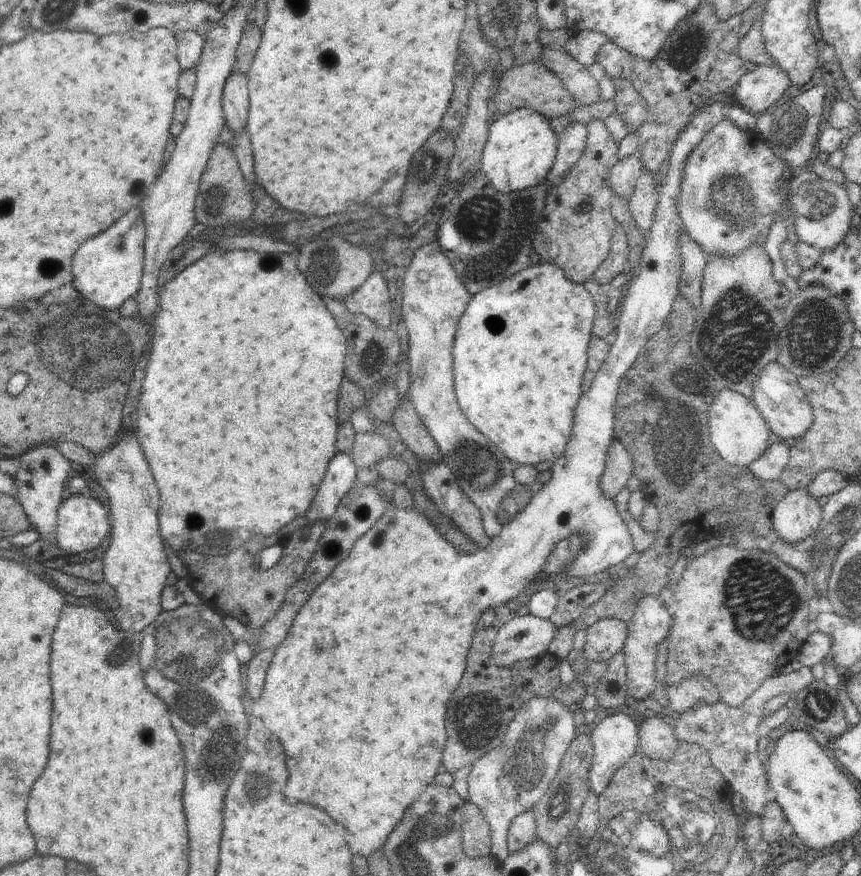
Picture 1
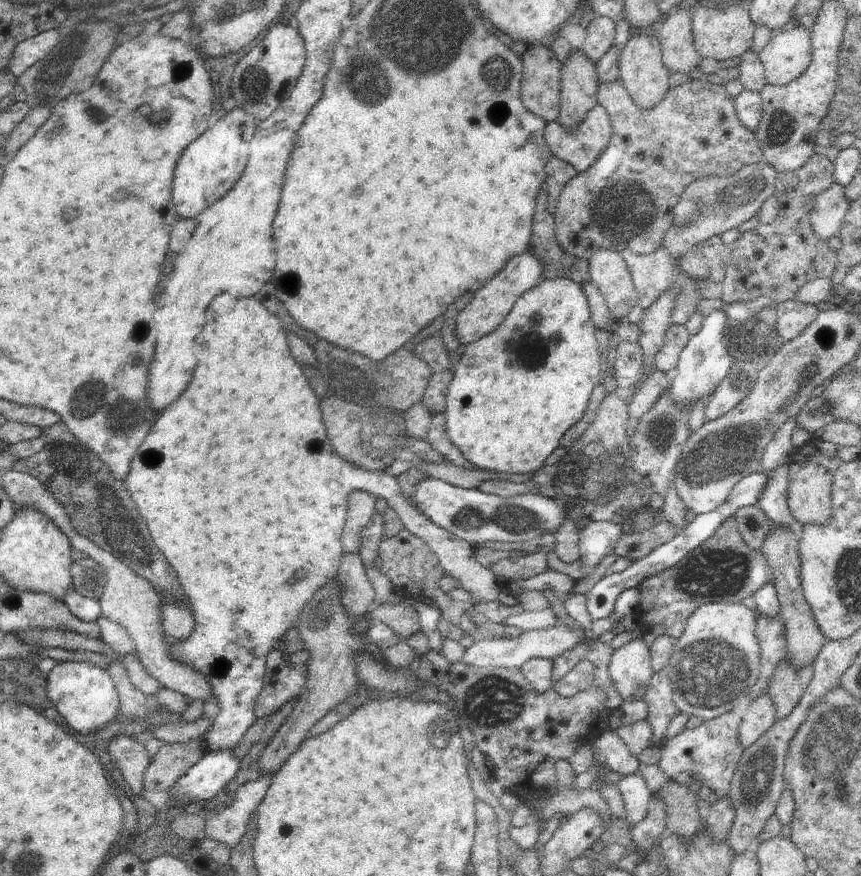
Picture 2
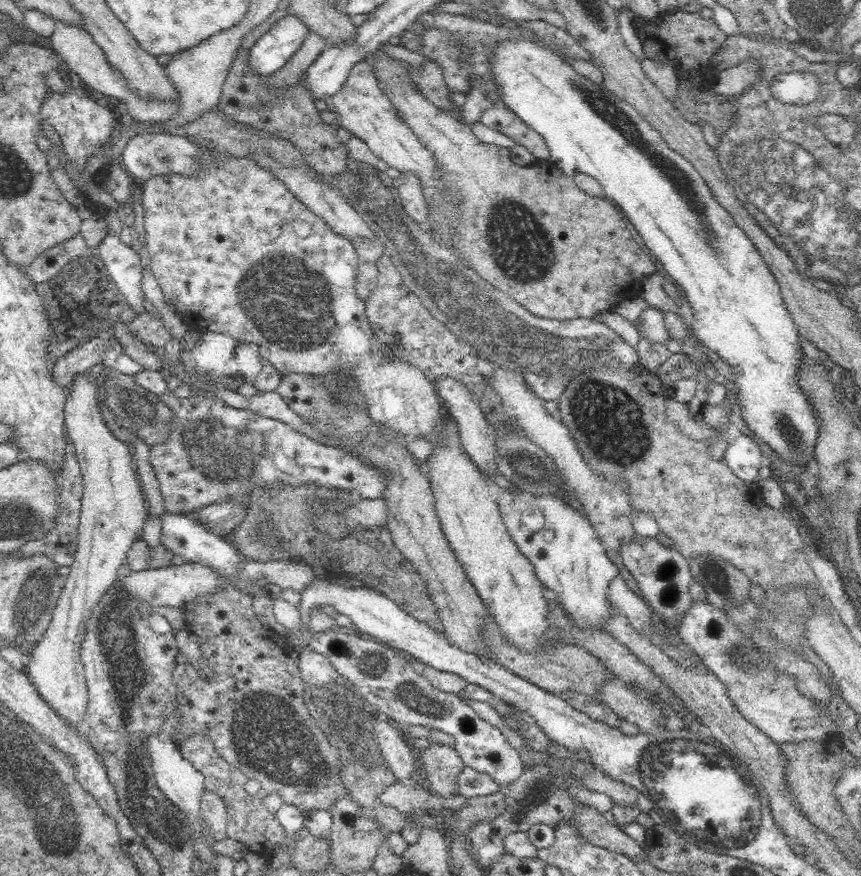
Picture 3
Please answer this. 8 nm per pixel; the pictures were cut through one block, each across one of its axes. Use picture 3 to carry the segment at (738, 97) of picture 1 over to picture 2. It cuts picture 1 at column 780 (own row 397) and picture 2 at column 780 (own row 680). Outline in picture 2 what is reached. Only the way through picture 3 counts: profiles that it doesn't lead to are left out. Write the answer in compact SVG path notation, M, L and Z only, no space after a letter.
M787 26L763 46L759 62L765 72L765 84L785 86L809 66L811 62L811 40L809 30L799 26Z

